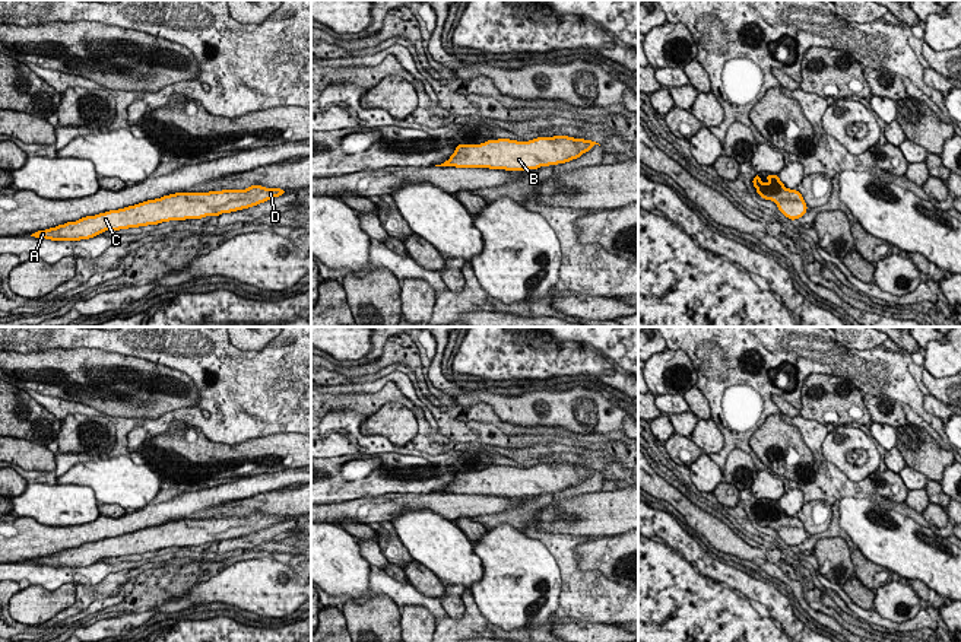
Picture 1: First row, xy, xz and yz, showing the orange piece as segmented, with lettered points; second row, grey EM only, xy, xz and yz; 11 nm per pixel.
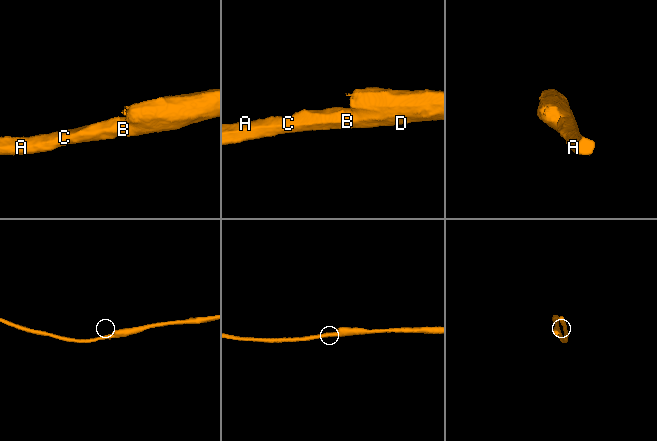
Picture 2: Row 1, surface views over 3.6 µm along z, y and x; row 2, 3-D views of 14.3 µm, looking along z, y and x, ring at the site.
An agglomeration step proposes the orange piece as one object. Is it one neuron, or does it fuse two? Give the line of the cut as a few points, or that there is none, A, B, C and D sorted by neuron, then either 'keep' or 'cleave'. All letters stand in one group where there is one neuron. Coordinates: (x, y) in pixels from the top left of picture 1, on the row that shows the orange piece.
no cut; A B C D; keep

